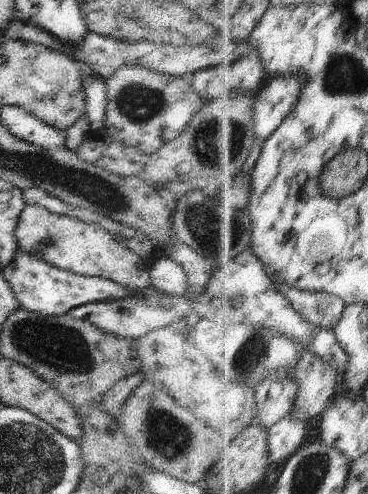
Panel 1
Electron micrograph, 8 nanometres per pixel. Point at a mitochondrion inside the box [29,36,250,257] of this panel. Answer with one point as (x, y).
(139, 104)

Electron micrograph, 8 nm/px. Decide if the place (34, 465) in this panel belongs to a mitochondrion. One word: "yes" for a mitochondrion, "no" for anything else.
yes

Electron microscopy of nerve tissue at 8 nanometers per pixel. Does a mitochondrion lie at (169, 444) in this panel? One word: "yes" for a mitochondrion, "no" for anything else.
yes

